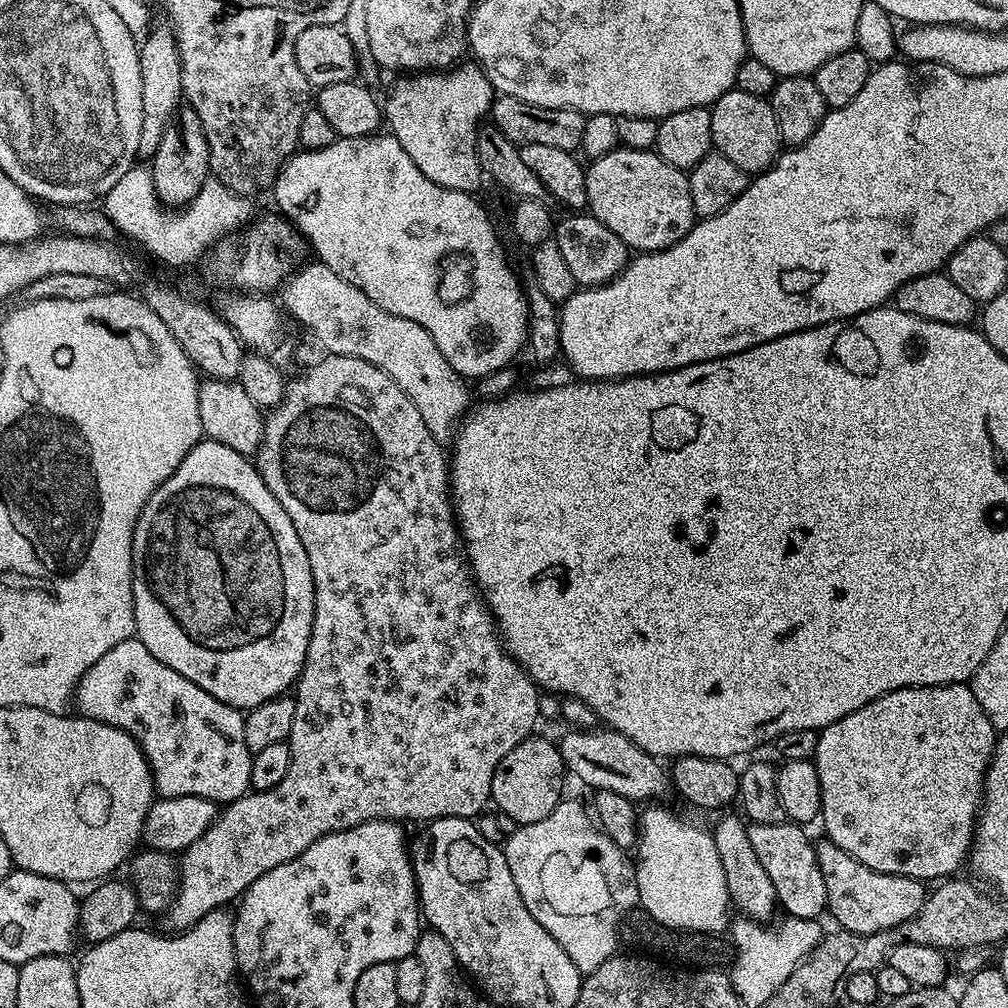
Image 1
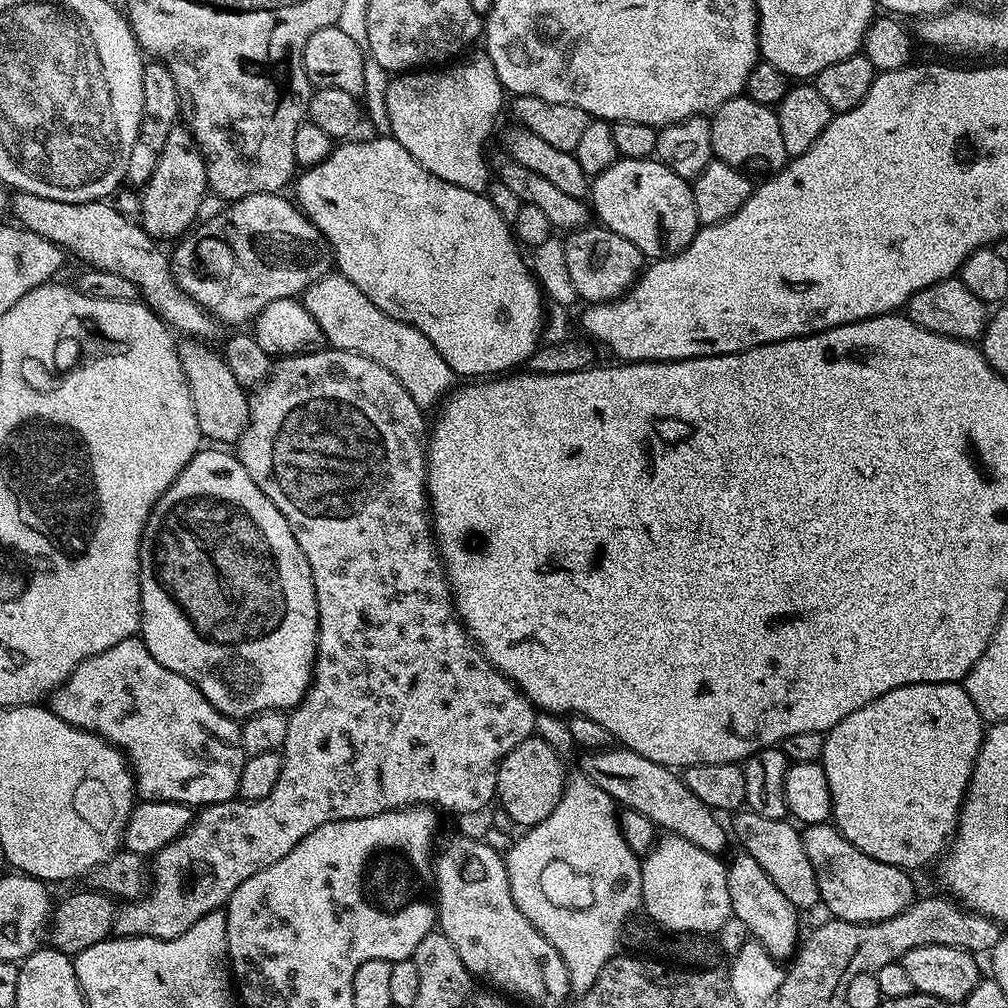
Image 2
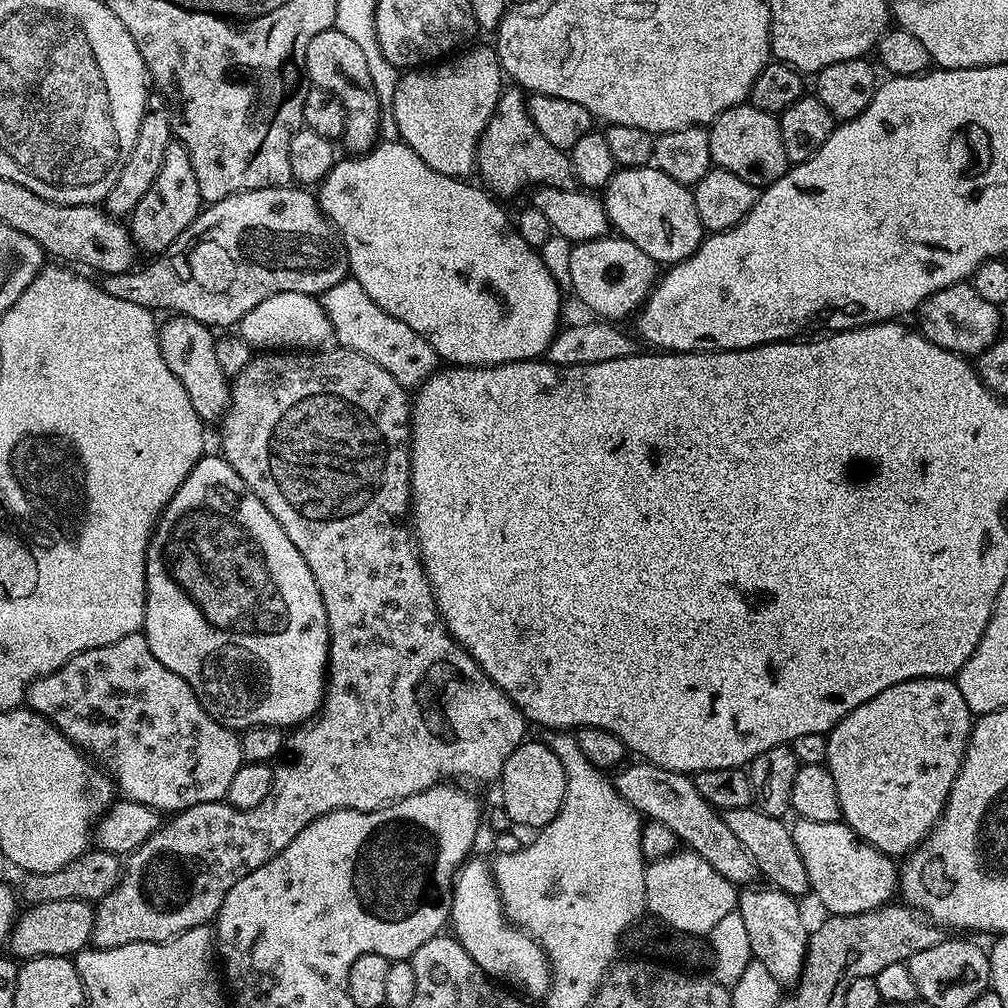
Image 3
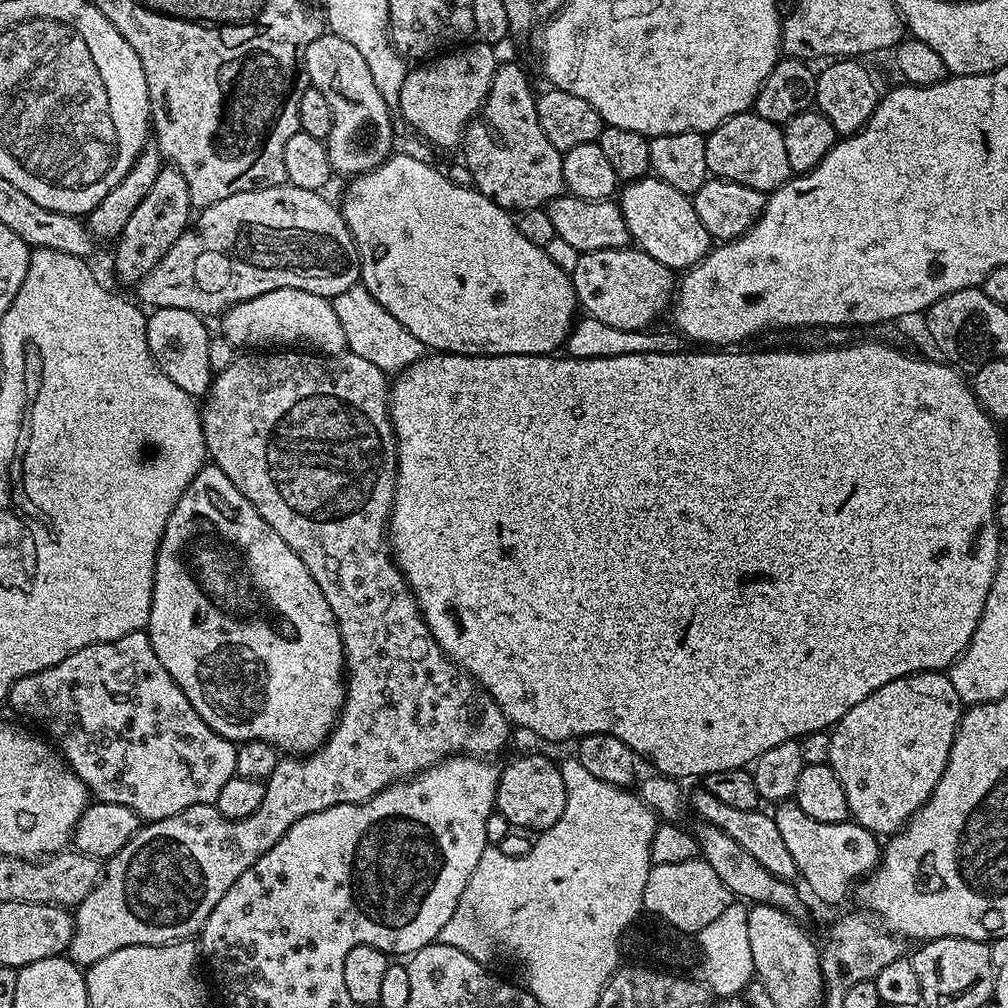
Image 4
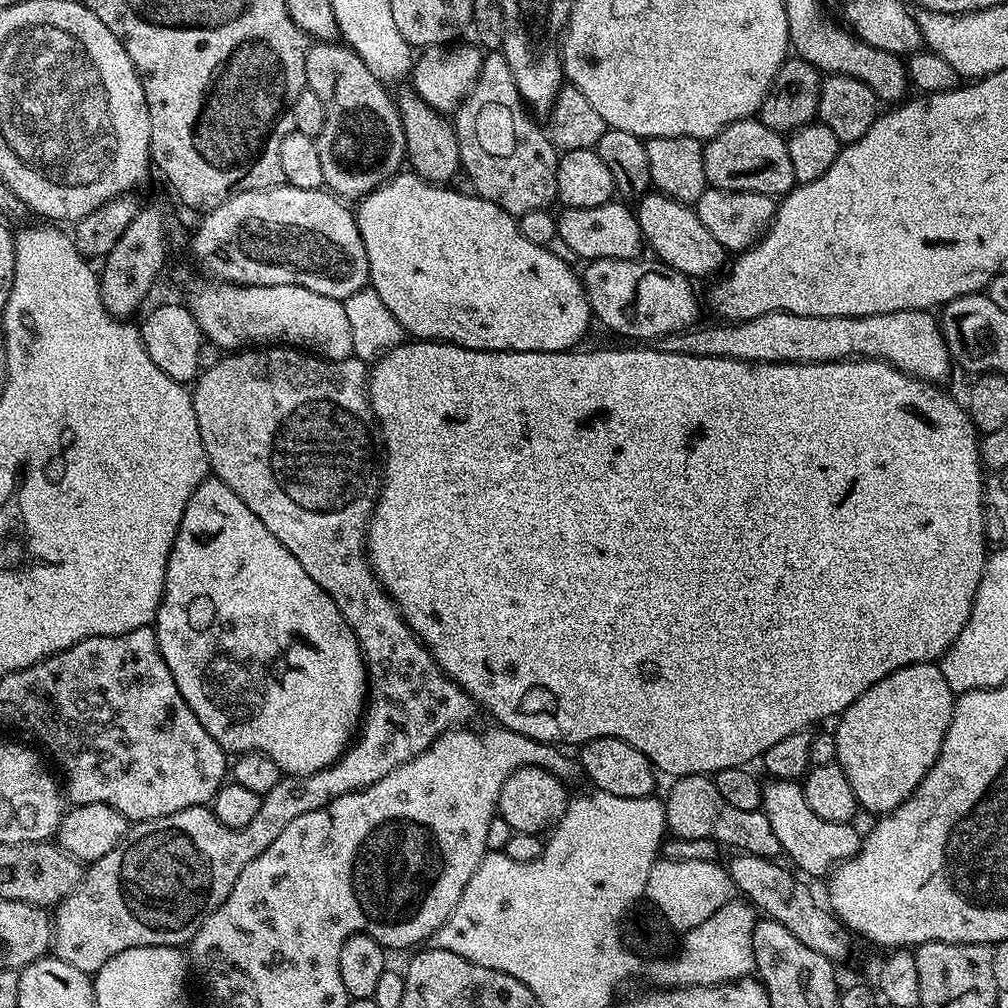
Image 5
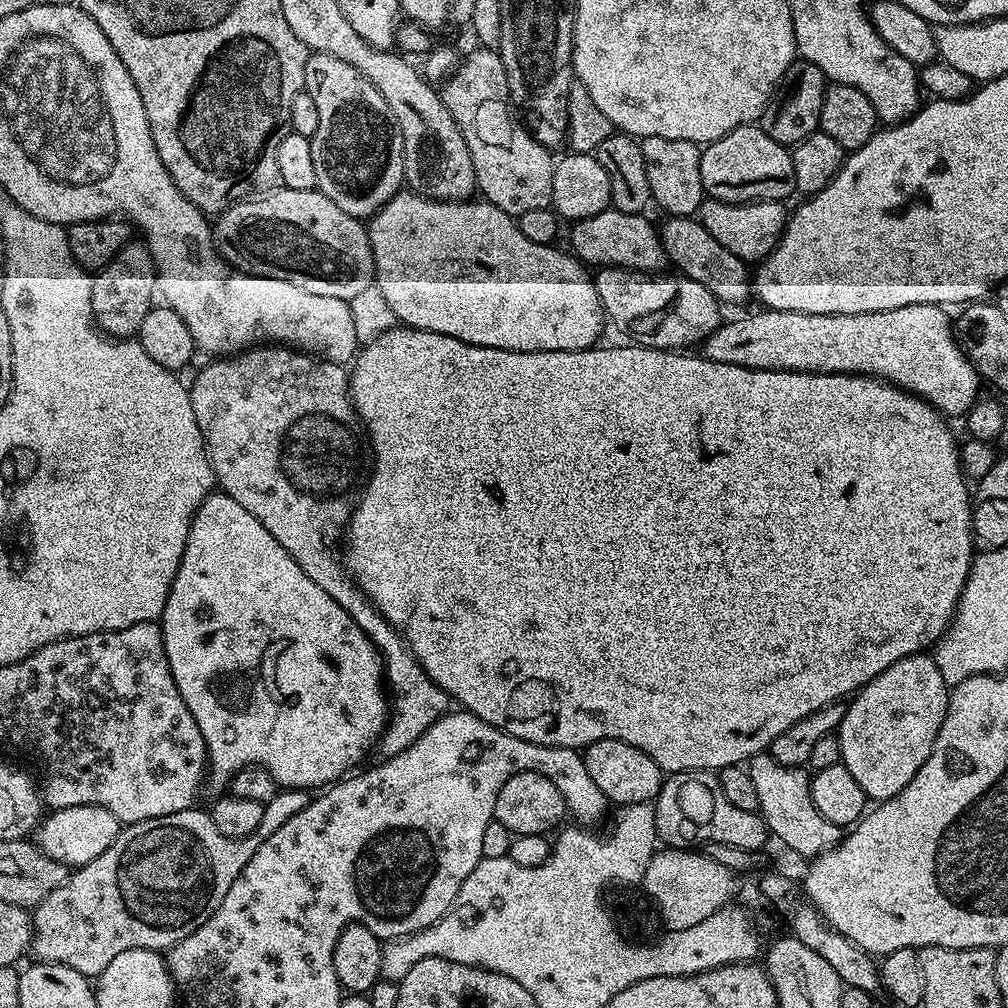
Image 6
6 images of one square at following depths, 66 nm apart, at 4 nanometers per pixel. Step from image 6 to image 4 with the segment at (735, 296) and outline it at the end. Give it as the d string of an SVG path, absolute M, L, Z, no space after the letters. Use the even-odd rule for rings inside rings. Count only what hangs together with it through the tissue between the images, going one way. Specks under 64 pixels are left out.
M655 174L625 183L619 189L618 203L631 243L650 254L650 258L662 262L662 266L673 270L693 268L714 247L712 235L698 219L698 210L694 210L691 195L674 190L674 186L662 182Z

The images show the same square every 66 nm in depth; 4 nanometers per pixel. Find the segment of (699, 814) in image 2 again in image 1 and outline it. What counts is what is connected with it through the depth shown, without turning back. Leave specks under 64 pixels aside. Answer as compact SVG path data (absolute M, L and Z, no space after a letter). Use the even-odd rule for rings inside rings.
M607 726L597 727L591 732L577 732L575 730L565 731L565 736L558 740L558 747L562 758L564 759L565 769L570 770L584 784L589 784L592 790L601 792L602 790L614 790L614 794L622 794L622 798L630 798L634 802L640 800L648 800L644 802L652 802L655 796L660 796L664 791L669 791L670 776L657 757L646 754L646 750L642 750L638 746L634 746L634 742L630 742L630 738L626 738L622 734L612 731Z

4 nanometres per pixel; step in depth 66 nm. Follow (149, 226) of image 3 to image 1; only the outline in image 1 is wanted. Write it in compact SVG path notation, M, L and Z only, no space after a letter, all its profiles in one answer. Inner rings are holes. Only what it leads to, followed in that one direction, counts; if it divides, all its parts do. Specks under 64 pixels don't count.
M181 107L172 117L166 134L162 134L162 142L158 142L158 150L150 157L150 171L161 204L172 210L189 204L210 179L210 150L202 122L198 122L198 114L193 108Z

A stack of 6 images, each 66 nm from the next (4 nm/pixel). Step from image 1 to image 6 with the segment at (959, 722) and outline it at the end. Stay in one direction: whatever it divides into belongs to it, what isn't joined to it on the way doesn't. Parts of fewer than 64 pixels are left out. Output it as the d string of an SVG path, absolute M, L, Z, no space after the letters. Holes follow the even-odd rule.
M917 654L886 666L847 701L838 729L840 763L850 770L869 801L894 798L922 770L922 762L930 758L934 738L942 730L949 691L931 655Z

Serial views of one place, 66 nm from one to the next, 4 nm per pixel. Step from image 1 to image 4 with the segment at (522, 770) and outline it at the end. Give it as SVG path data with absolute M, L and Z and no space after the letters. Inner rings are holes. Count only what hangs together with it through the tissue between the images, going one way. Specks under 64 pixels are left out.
M520 756L503 765L494 808L513 829L528 834L539 834L554 826L566 810L566 782L562 782L559 763L548 756Z

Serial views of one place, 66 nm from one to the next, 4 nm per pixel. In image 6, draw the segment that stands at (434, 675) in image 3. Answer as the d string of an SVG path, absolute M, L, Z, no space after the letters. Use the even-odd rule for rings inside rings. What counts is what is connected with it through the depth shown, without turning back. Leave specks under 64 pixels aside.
M257 346L249 348L246 352L237 352L227 358L213 359L205 368L199 369L195 375L192 384L190 380L188 397L194 406L194 418L198 422L198 430L204 439L204 448L212 463L217 485L230 498L234 498L234 502L242 502L243 508L250 510L250 514L254 514L254 518L258 518L258 522L262 522L262 526L266 526L266 530L270 530L270 534L274 534L274 538L278 538L278 542L291 554L294 562L298 562L298 566L302 566L302 570L306 570L306 578L310 578L310 582L314 582L318 586L322 586L322 590L326 590L326 594L330 594L330 598L334 598L334 602L338 602L338 606L342 606L342 610L346 610L346 614L350 614L350 618L354 618L354 622L358 622L360 629L380 652L380 659L386 662L386 688L390 693L390 715L378 741L378 752L381 752L379 755L384 758L402 754L402 750L406 750L411 744L418 742L418 738L422 738L422 734L427 728L434 726L434 722L438 722L438 718L442 718L450 711L450 697L430 679L426 670L416 661L415 654L408 647L398 629L368 601L368 595L349 576L345 561L341 557L340 560L336 557L336 539L339 536L341 539L342 533L347 529L348 522L352 519L352 511L356 509L357 497L362 492L362 481L365 479L366 472L365 469L363 472L360 467L363 464L364 467L371 465L374 459L364 422L356 413L355 404L352 403L349 369L343 364L321 360L283 346ZM286 788L277 791L276 796L270 798L270 802L264 805L262 822L258 822L258 830L242 838L226 838L226 834L221 834L218 831L218 826L214 826L211 815L205 809L203 812L200 806L187 808L178 814L166 814L121 827L118 838L114 838L114 842L110 846L106 846L106 850L102 850L102 854L98 854L98 858L94 858L94 862L79 865L69 875L65 884L58 886L58 890L46 894L46 898L42 898L42 902L36 905L31 913L31 955L36 955L33 957L45 964L65 964L78 970L84 976L98 978L102 974L102 970L106 970L106 966L110 966L110 962L114 962L114 958L118 958L118 954L122 954L126 950L131 948L151 948L153 950L173 948L178 942L182 942L182 938L194 934L194 930L198 926L202 926L202 922L206 922L206 918L210 918L210 914L214 914L214 910L218 910L218 906L222 906L222 898L226 898L226 890L230 890L230 886L234 886L234 878L238 878L242 874L246 862L250 862L250 858L254 858L254 850L258 850L258 846L262 846L262 842L266 838L270 838L270 834L274 834L274 830L278 830L278 826L283 826L290 818L294 818L294 814L298 814L298 810L305 808L309 799L309 793L302 788Z

